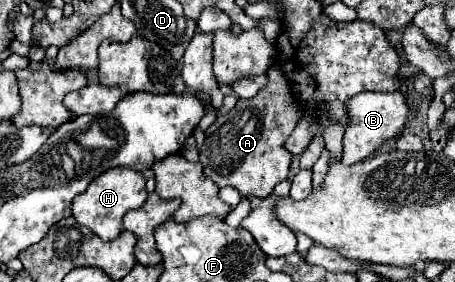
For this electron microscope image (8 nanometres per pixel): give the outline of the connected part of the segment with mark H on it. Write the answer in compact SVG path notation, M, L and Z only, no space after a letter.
M112 168L100 176L96 176L96 180L90 182L88 190L74 198L72 212L74 212L74 218L82 226L90 228L96 236L100 236L104 240L112 240L122 232L122 216L128 210L140 208L144 204L146 196L148 196L146 180L140 172L136 172L132 168Z

